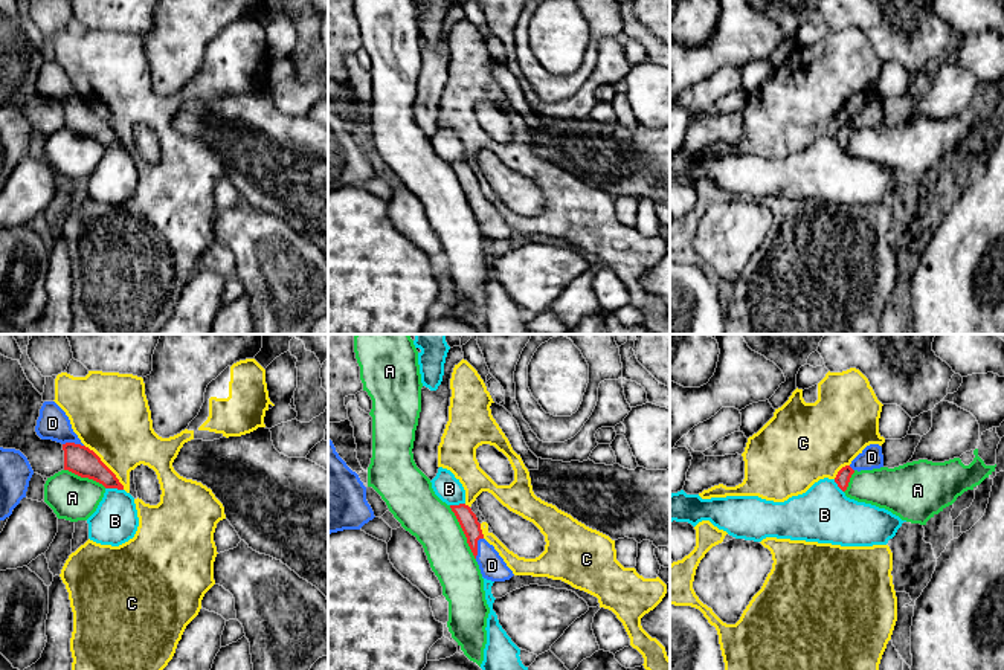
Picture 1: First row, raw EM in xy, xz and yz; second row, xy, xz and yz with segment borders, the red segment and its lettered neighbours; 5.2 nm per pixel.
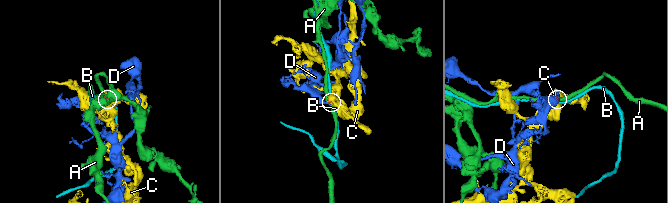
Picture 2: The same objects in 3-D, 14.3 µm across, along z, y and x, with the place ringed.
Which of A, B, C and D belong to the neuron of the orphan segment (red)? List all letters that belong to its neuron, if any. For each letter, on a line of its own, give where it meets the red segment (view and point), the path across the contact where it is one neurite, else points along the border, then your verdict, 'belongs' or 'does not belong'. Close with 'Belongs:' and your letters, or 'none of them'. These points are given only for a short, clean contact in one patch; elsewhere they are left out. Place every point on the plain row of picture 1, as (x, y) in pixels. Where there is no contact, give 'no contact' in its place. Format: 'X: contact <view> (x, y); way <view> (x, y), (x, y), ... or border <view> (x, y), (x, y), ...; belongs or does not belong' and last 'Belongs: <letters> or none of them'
A: contact xz (464, 191); does not belong
B: contact xy (115, 145); border xy (106, 145), (122, 148); does not belong
C: contact xy (106, 124); does not belong
D: contact xz (476, 205); belongs
Belongs: D

